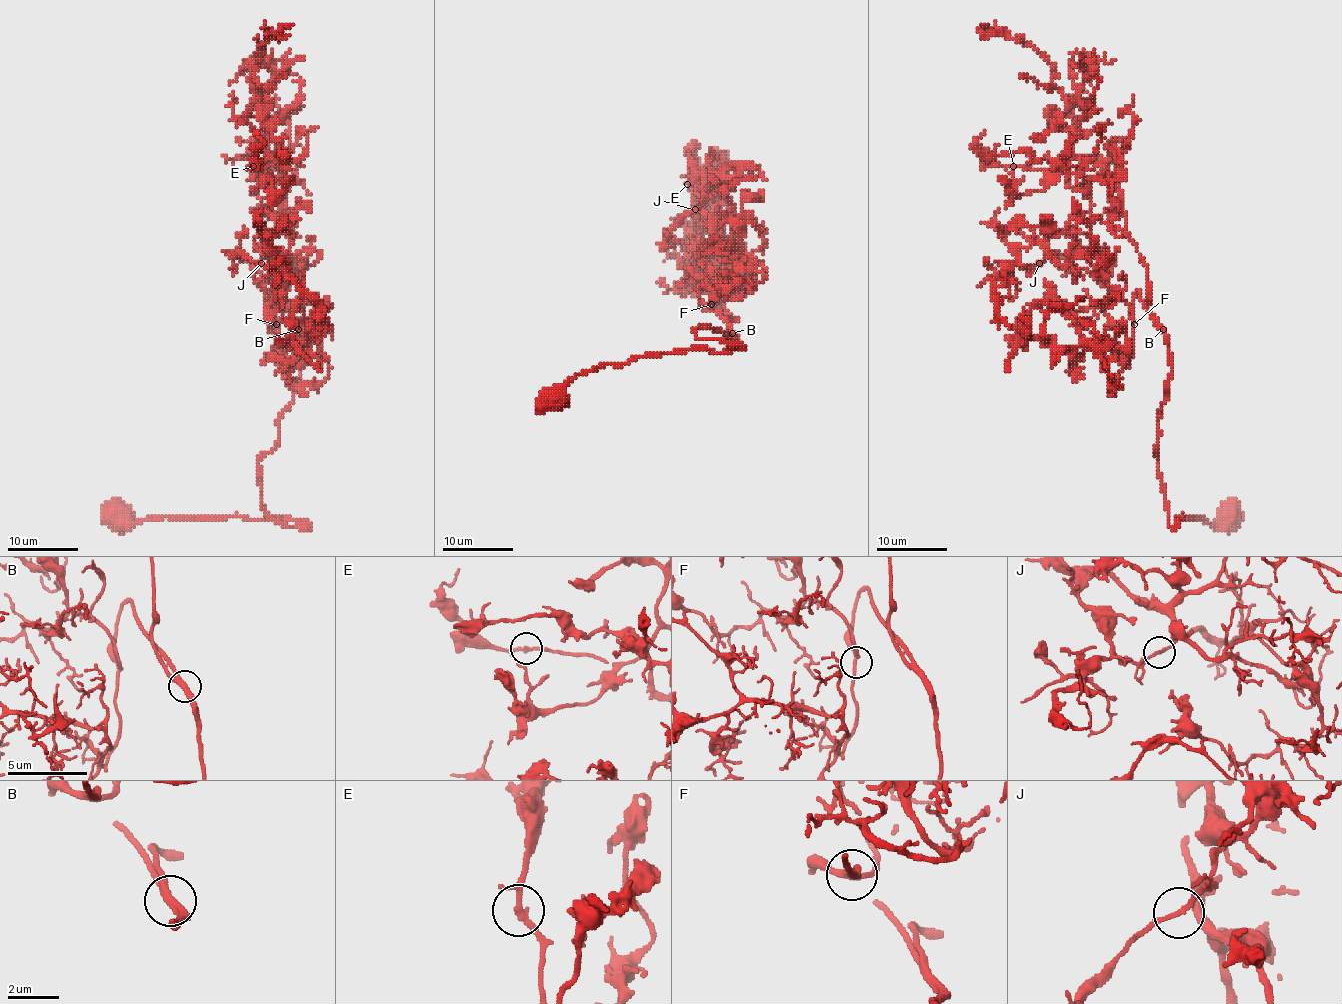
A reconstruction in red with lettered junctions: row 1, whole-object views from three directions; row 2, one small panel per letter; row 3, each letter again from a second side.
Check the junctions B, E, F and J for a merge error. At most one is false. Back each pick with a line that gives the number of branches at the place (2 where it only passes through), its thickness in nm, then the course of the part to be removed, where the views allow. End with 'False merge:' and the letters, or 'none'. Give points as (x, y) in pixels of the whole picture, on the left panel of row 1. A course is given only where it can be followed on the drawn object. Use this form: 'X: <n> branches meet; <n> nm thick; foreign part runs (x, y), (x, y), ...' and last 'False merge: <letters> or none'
False merge: none

